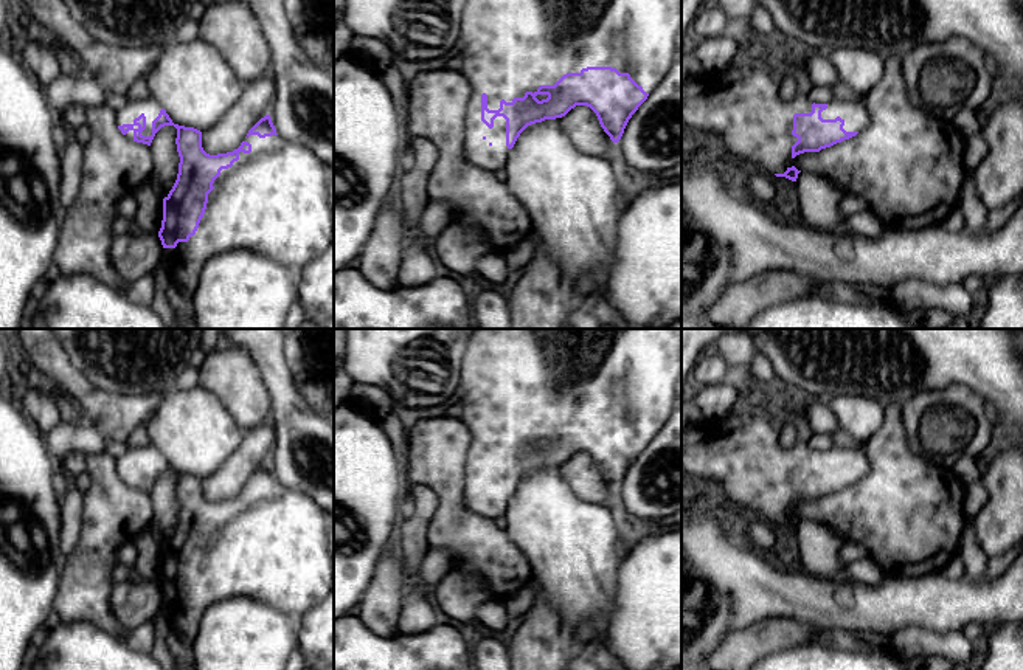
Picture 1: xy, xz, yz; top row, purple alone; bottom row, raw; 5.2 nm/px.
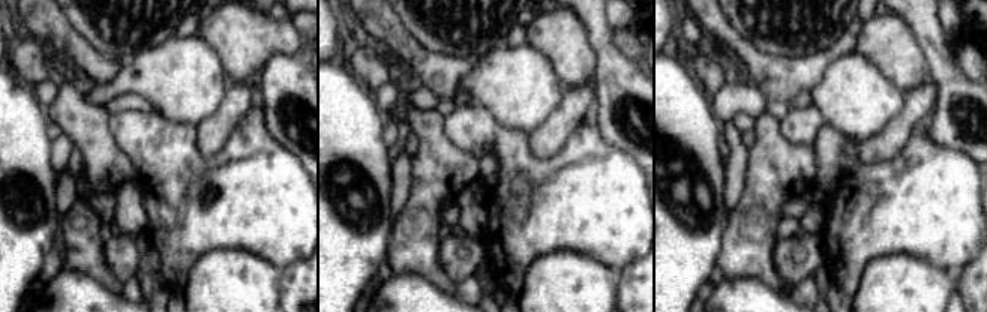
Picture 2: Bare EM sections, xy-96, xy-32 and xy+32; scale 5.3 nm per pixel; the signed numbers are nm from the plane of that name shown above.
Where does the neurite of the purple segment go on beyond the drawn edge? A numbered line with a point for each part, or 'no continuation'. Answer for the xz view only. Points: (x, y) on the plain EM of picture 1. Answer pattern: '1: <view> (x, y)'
1: xz (516, 383)

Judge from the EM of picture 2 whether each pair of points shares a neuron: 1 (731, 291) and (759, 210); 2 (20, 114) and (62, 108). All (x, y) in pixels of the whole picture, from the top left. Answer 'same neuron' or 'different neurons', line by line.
1: different neurons
2: different neurons

